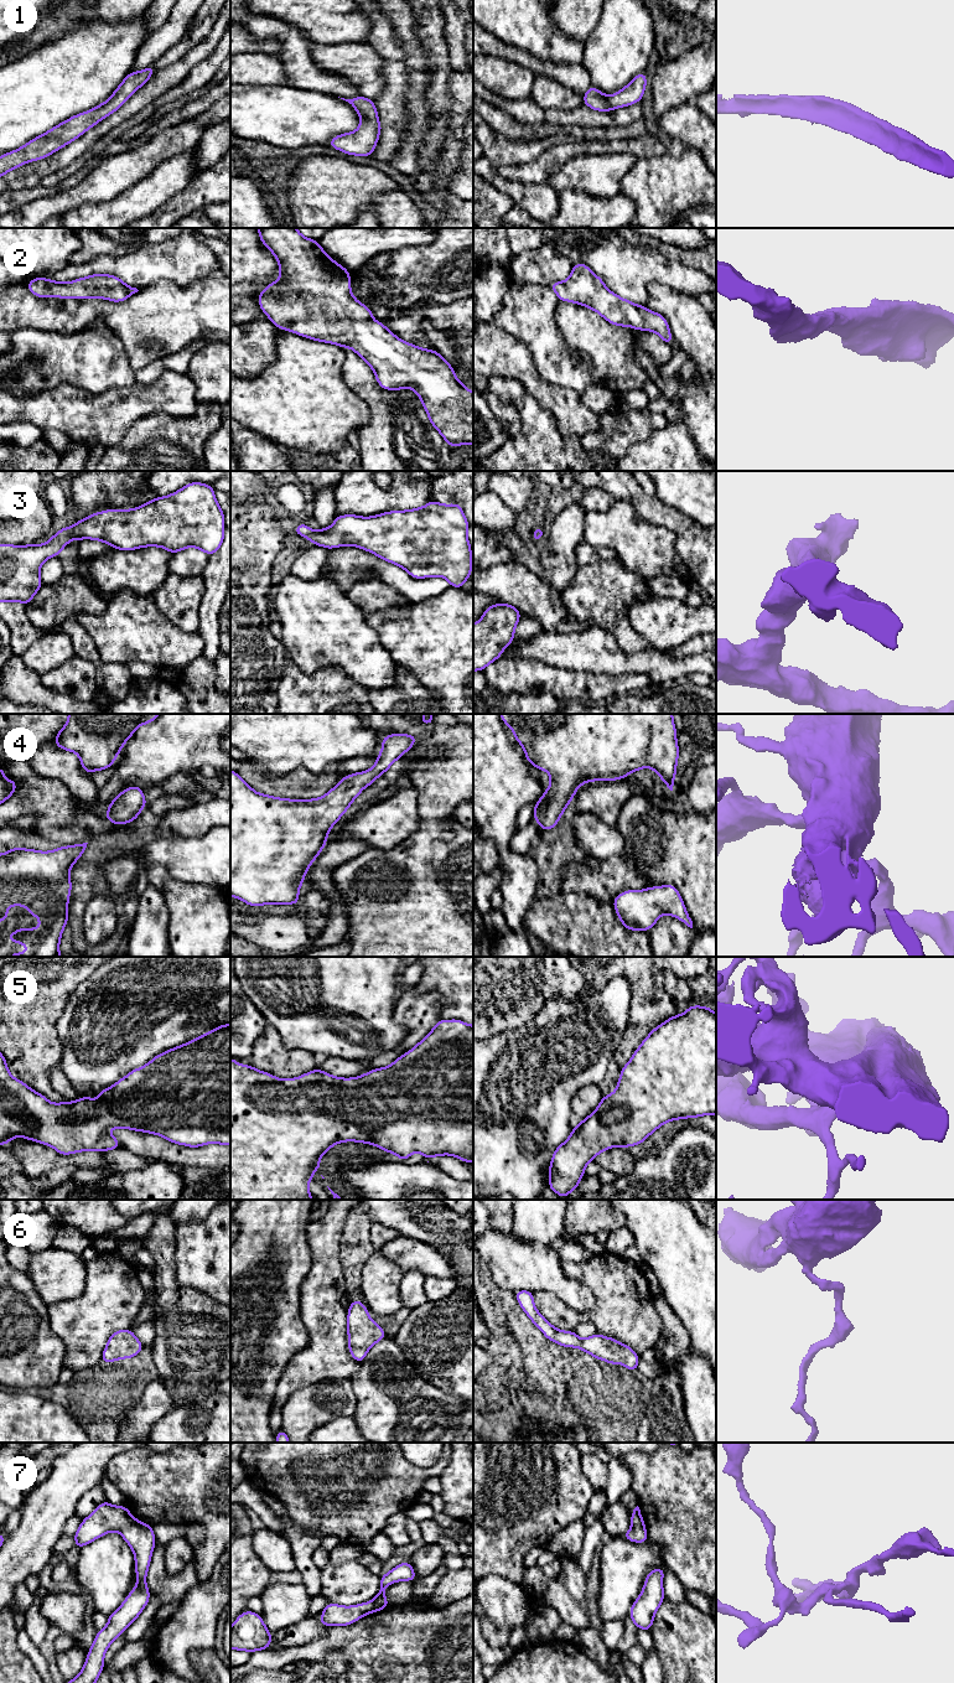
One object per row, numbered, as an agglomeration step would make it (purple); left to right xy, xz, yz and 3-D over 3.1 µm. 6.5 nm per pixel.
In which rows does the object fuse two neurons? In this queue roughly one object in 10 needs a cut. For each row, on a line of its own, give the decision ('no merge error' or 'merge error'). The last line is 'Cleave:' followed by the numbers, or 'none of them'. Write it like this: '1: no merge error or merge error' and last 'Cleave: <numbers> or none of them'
1: no merge error
2: no merge error
3: no merge error
4: no merge error
5: no merge error
6: no merge error
7: no merge error
Cleave: none of them

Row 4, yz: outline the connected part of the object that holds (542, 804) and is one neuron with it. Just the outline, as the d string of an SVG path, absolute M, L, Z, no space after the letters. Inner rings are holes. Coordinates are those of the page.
M501 714L501 720L512 729L530 765L539 771L545 770L550 776L549 788L534 804L533 819L541 830L555 828L577 788L591 781L622 780L641 768L650 767L673 791L679 757L673 714Z

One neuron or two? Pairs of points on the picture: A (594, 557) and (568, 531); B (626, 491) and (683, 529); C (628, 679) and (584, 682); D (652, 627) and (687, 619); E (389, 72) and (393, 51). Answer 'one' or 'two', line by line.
A: two
B: one
C: one
D: one
E: two

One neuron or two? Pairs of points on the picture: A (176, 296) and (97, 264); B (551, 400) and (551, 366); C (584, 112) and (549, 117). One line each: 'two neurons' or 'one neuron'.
A: two neurons
B: two neurons
C: one neuron

